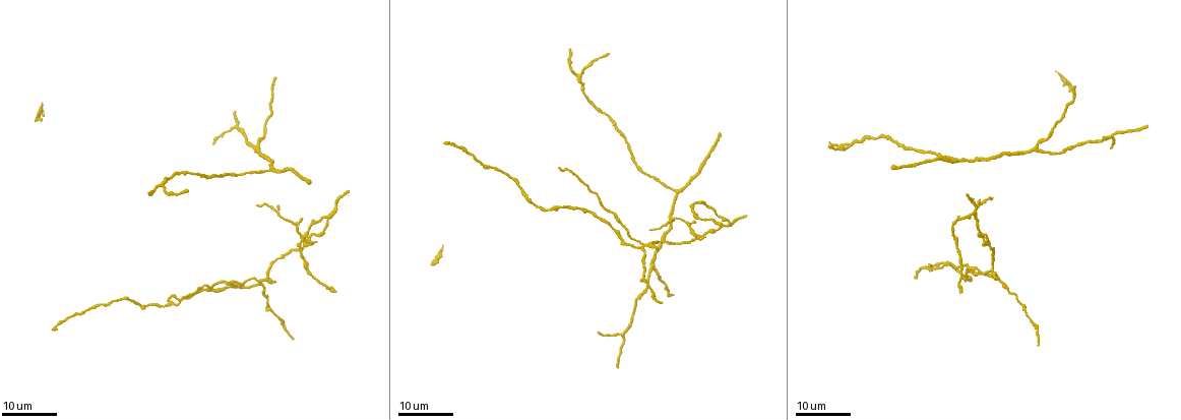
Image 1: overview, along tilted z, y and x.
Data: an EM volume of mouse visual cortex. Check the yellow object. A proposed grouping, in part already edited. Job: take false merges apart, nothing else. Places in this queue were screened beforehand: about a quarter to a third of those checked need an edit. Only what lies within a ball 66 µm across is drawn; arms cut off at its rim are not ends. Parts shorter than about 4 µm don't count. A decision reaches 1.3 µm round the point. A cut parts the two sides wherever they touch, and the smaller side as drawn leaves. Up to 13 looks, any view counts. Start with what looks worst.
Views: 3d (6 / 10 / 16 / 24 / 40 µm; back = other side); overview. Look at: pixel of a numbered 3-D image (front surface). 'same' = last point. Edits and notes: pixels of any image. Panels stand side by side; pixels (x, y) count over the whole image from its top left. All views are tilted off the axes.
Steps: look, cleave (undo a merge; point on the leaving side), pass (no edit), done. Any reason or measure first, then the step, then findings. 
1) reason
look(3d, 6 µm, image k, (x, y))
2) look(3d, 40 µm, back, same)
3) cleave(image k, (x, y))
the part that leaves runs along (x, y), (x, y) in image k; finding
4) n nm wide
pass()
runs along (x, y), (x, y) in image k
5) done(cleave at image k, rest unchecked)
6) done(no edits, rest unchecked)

four-way junction
look(3d, 16 µm, image 1, (261, 281))

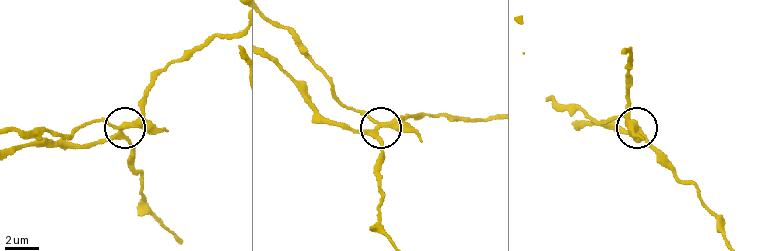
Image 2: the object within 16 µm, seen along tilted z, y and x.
look(3d, 10 µm, image 2, (116, 125))

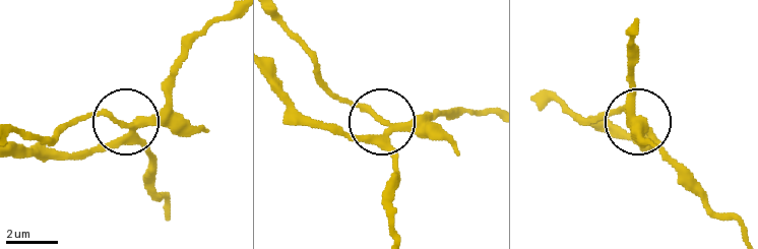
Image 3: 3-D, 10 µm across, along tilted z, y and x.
270 nm wide
cleave(image 3, (195, 127))
the part that leaves runs along (151, 122), (78, 118), (40, 139), (17, 131) in image 3; a second cell is stuck on

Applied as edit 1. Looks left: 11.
look(overview)

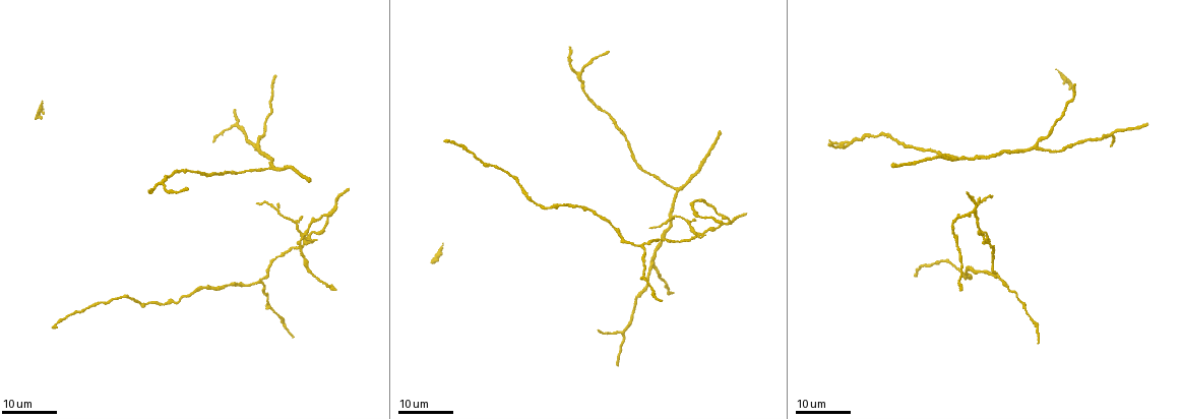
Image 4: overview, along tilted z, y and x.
small branch off a trunk
look(3d, 16 µm, image 4, (985, 238))

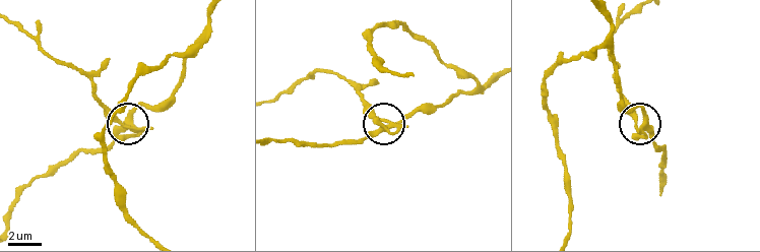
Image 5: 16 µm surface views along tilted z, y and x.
zoom in
look(3d, 6 µm, image 5, (648, 124))

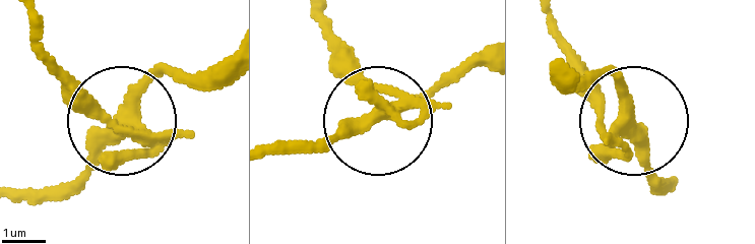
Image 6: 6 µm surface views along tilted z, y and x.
cleave(image 6, (92, 106))
the part that leaves runs along (142, 130), (87, 94), (27, 13) in image 6; two cells meet here

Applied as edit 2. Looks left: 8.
look(overview)

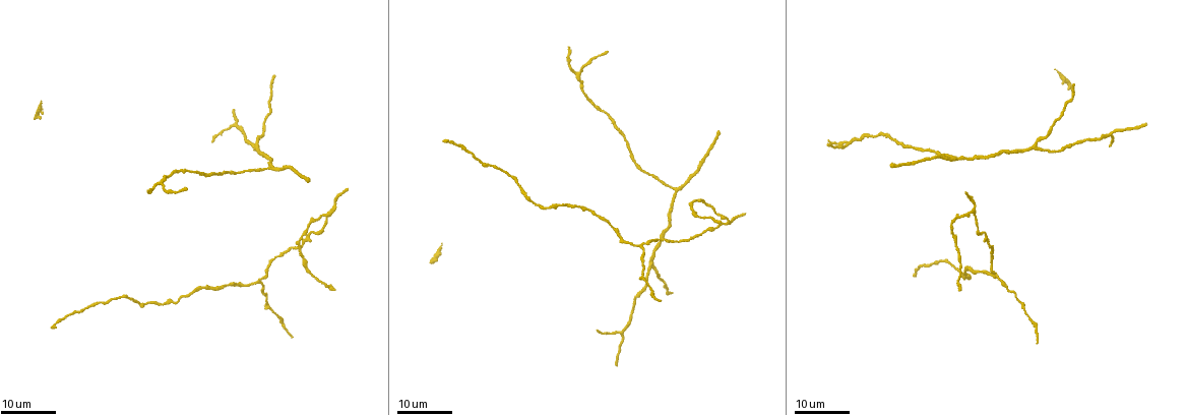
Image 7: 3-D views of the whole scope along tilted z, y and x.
arms part here
look(3d, 16 µm, image 7, (159, 184))

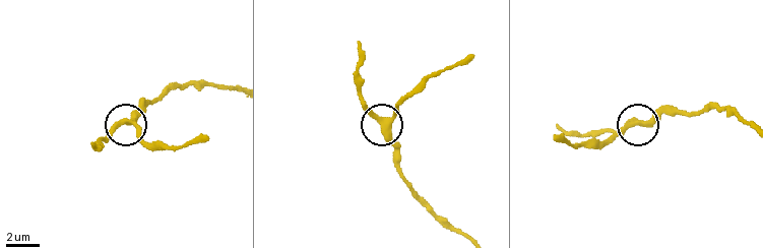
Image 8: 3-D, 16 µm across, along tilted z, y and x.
look(3d, 10 µm, image 8, (128, 119))

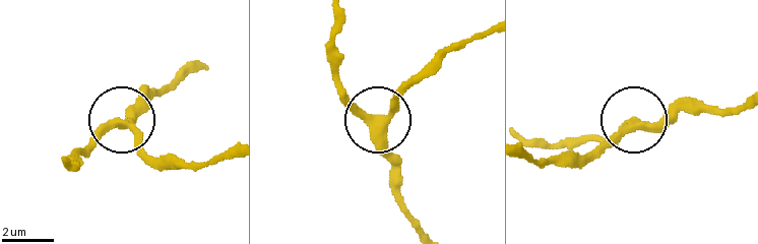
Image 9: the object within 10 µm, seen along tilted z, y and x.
look(3d, 10 µm, back, image 9, (377, 123))

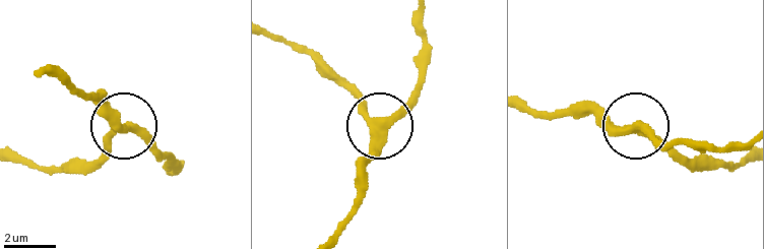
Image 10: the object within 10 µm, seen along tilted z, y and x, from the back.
3 arms
pass()
runs along (39, 69), (93, 99), (164, 158) in image 10; all the same cell

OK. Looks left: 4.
three arms meet
look(3d, 16 µm, image 7, (621, 335))

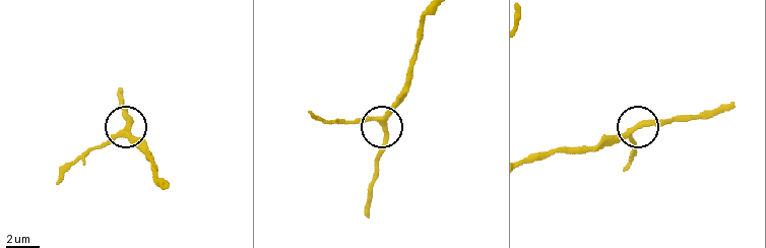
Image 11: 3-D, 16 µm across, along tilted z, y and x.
closer look
look(3d, 6 µm, image 11, (379, 124))

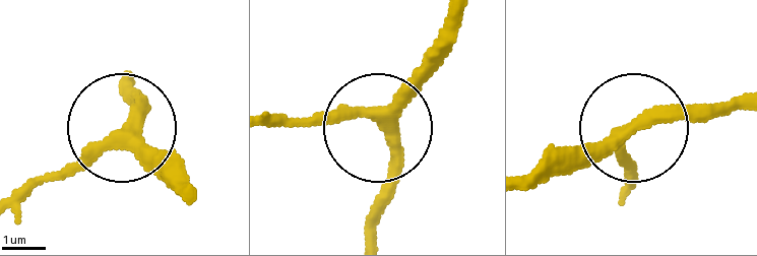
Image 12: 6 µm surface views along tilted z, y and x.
3 arms
pass()
runs along (461, 17), (438, 68), (386, 117), (380, 216) in image 12; one cell here

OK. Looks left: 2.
branch point
look(3d, 16 µm, image 7, (255, 144))

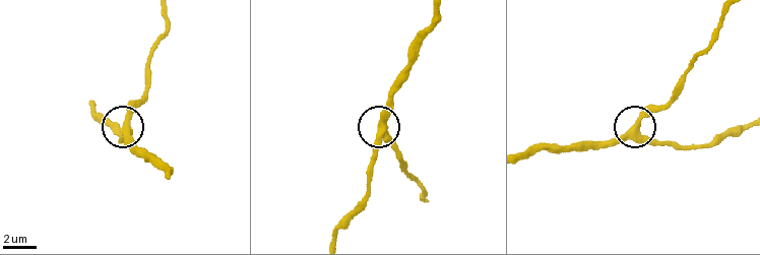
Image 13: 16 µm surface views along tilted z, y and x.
look(3d, 6 µm, image 13, (380, 126))

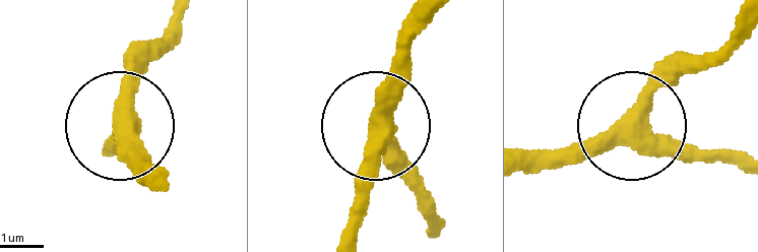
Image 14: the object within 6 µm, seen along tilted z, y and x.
390 nm wide
pass()
runs along (528, 166), (595, 156), (698, 54) in image 14; one cell here

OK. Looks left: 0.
done(cleave at image 3, cleave at image 6, rest unchecked)

